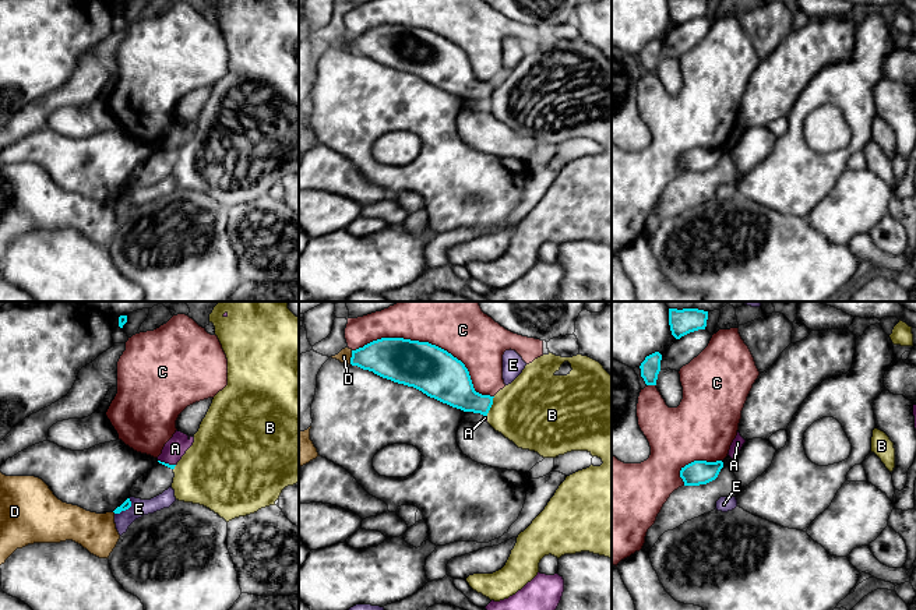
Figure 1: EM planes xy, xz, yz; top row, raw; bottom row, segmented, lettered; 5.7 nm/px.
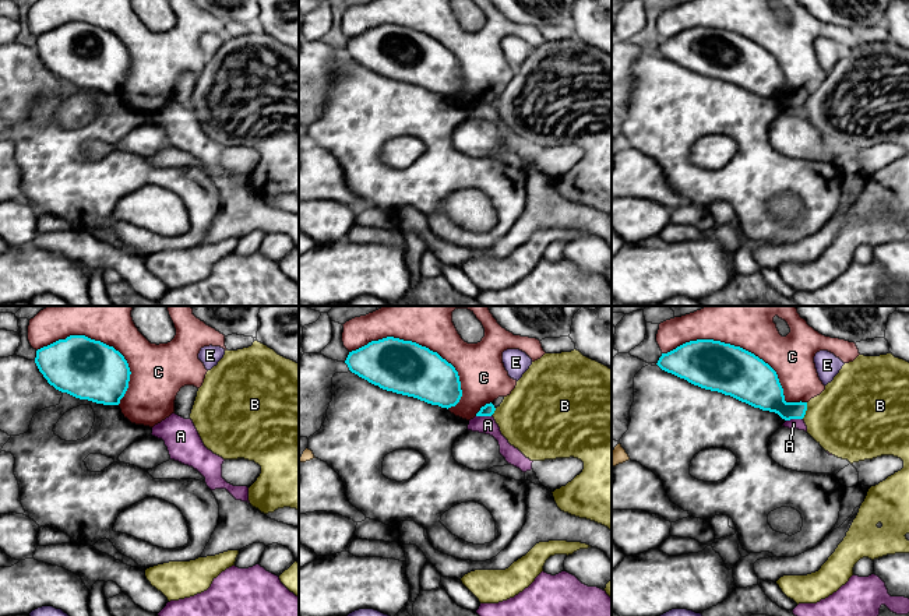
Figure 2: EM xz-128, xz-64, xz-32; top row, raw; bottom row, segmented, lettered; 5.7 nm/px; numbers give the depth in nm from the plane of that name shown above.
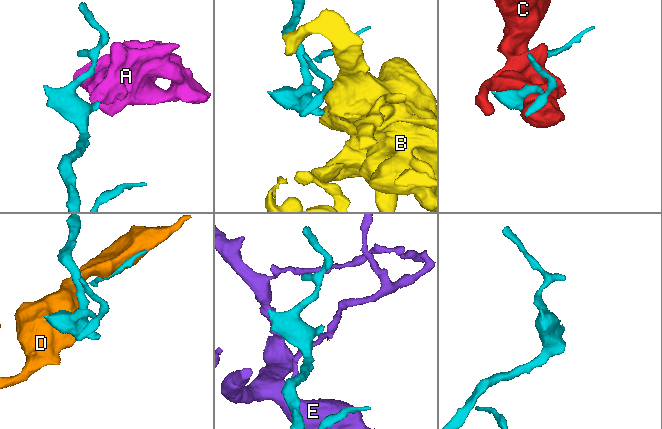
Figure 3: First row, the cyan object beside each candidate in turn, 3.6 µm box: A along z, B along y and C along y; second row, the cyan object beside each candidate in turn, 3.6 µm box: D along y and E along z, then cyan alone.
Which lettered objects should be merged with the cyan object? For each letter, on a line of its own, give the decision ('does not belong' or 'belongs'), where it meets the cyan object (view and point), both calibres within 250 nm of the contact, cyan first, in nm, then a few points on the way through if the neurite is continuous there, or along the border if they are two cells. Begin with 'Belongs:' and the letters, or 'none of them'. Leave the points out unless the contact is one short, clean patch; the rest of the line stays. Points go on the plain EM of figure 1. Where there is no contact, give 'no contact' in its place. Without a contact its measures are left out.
Belongs: none of them
A: does not belong; contact xy (166, 151); calibres 30 and 120 nm; border xy (158, 147), (175, 152)
B: does not belong; contact xz (490, 94); calibres 220 and 420 nm; border xz (495, 84), (486, 102)
C: does not belong; contact xz (430, 31); calibres 280 and 300 nm
D: does not belong; contact xz (351, 45); calibres 240 and 80 nm
E: does not belong; contact xy (126, 196); calibres 50 and 100 nm

